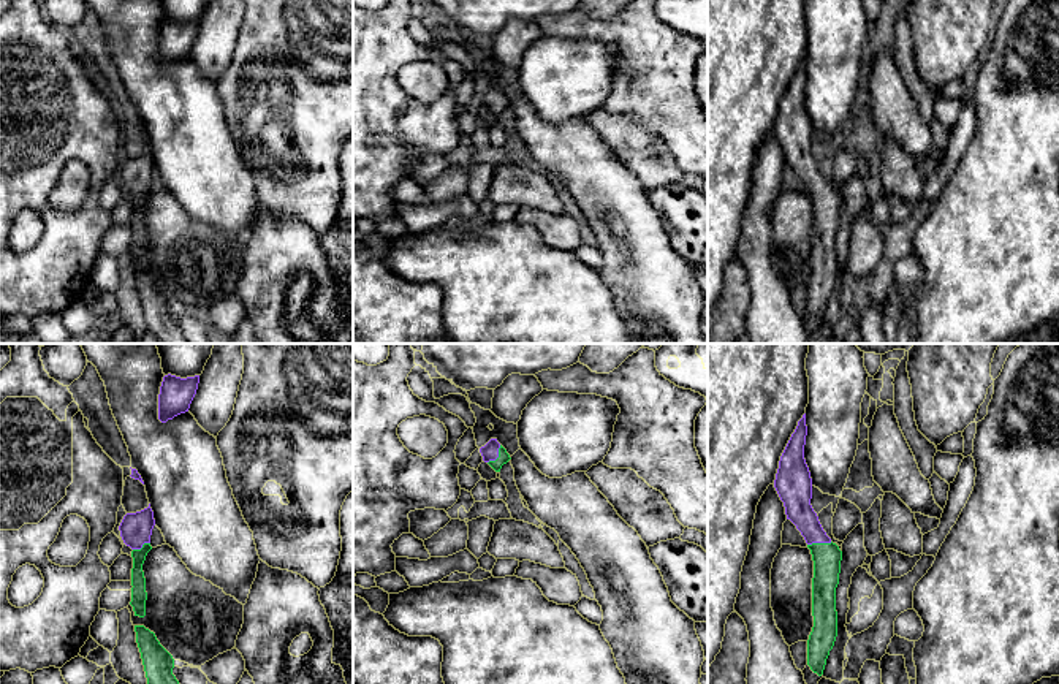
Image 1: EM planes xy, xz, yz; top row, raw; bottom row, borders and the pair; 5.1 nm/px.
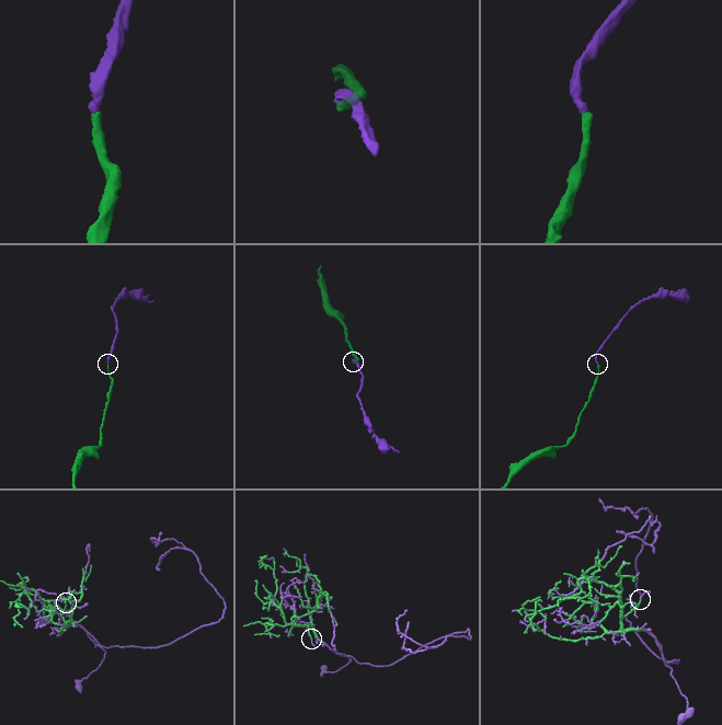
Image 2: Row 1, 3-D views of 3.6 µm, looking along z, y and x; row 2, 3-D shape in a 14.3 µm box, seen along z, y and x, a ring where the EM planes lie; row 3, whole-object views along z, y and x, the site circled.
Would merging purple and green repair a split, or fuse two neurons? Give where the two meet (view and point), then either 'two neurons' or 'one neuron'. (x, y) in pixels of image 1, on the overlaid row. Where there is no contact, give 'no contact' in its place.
yz (819, 542) | one neuron

